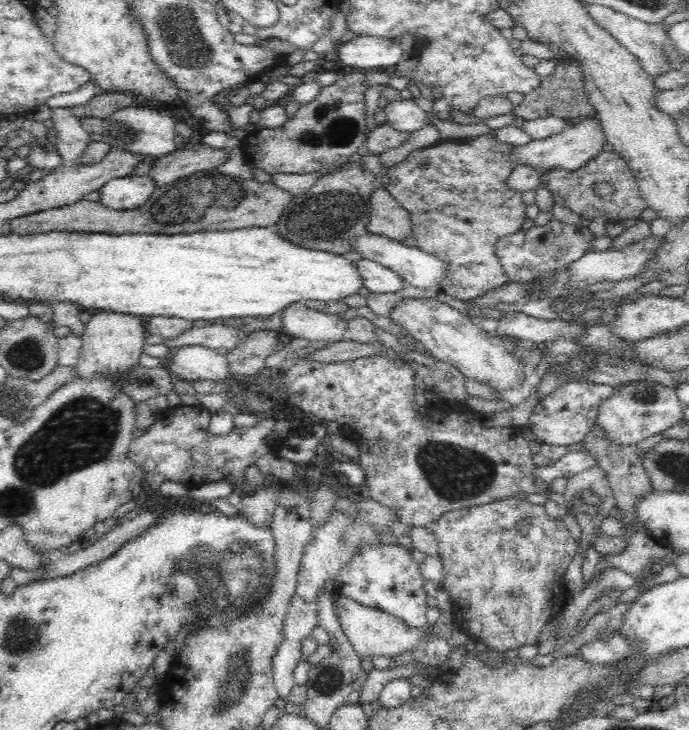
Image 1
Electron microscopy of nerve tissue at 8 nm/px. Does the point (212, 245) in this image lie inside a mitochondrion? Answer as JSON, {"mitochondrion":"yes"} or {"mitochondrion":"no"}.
{"mitochondrion":"no"}

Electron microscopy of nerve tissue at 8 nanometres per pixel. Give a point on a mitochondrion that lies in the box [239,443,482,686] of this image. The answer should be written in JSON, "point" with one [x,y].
{"point":[358,529]}

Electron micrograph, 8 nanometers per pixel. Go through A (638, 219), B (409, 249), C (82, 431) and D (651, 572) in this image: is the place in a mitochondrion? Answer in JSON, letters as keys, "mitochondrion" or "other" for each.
{"A":"other","B":"other","C":"mitochondrion","D":"other"}

